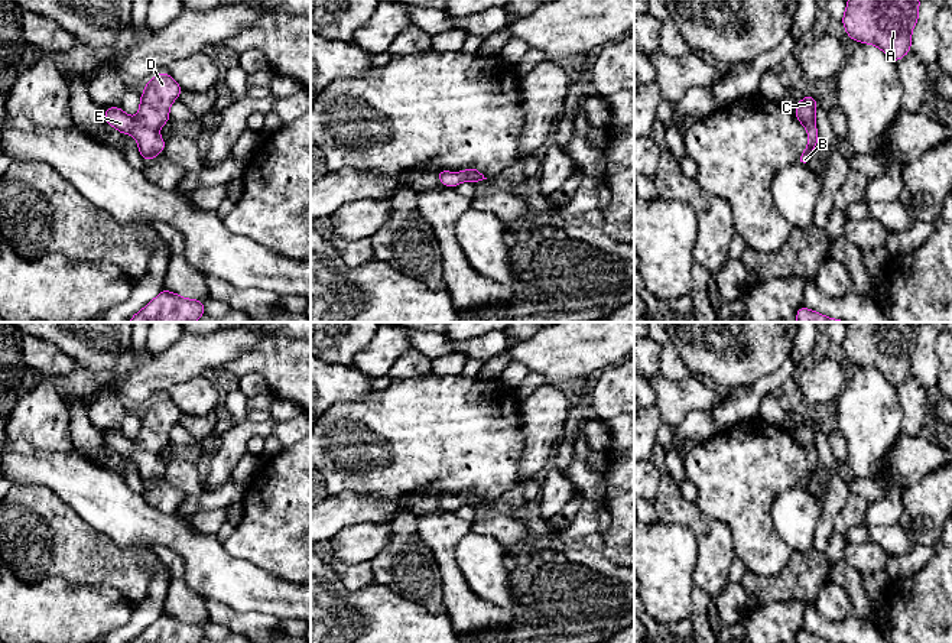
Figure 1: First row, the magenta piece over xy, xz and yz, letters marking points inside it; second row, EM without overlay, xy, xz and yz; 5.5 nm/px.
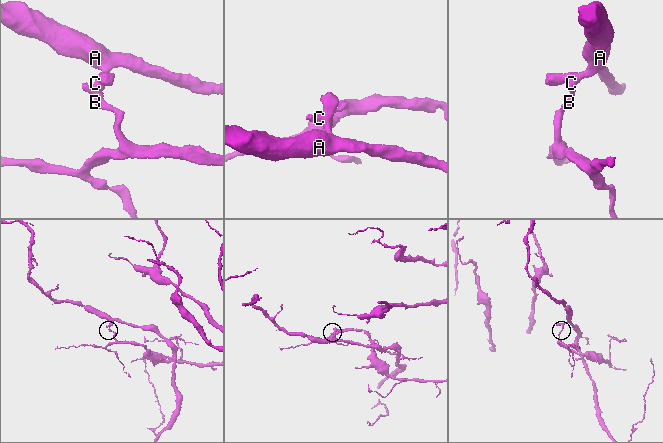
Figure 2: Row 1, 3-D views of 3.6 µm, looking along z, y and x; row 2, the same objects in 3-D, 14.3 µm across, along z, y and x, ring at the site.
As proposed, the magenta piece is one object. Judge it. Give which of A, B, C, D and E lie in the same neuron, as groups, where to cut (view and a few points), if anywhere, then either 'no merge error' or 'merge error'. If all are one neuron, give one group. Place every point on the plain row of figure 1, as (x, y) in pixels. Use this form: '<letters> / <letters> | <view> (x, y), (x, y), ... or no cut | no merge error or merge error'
A C D / B E | xy (133, 442), (142, 450), (156, 452) | merge error

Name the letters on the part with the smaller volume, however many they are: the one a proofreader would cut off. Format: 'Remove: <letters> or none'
Remove: B, E

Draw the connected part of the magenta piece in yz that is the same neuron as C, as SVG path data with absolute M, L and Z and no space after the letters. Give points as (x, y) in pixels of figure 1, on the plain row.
M808 418L803 423L797 425L795 431L796 442L803 451L809 452L815 448L816 433L818 431L815 420Z

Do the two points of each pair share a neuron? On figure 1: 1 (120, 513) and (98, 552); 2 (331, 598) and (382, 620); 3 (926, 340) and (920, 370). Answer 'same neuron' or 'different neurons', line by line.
1: different neurons
2: same neuron
3: same neuron

